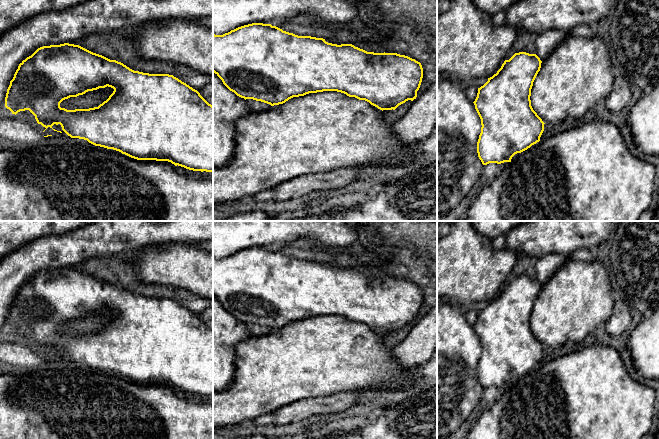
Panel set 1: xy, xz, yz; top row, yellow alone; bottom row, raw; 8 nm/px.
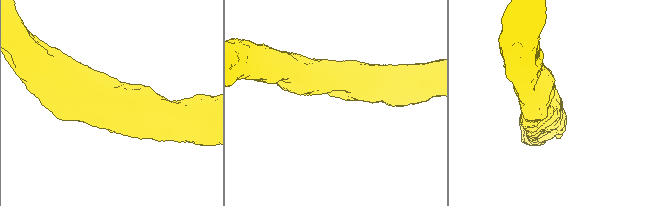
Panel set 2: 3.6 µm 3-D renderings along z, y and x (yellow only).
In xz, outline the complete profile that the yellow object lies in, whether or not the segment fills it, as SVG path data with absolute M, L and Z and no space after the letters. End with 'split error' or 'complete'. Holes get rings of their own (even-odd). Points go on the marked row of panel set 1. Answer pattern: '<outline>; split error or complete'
M252 23L223 35L213 34L213 72L237 96L261 101L271 106L283 104L293 97L323 91L337 91L365 100L380 110L395 110L417 97L423 78L420 62L397 53L367 52L352 44L332 44L323 38L298 36L271 24Z; complete

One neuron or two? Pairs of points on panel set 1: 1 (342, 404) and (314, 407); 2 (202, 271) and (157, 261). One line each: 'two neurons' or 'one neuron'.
1: one neuron
2: one neuron

